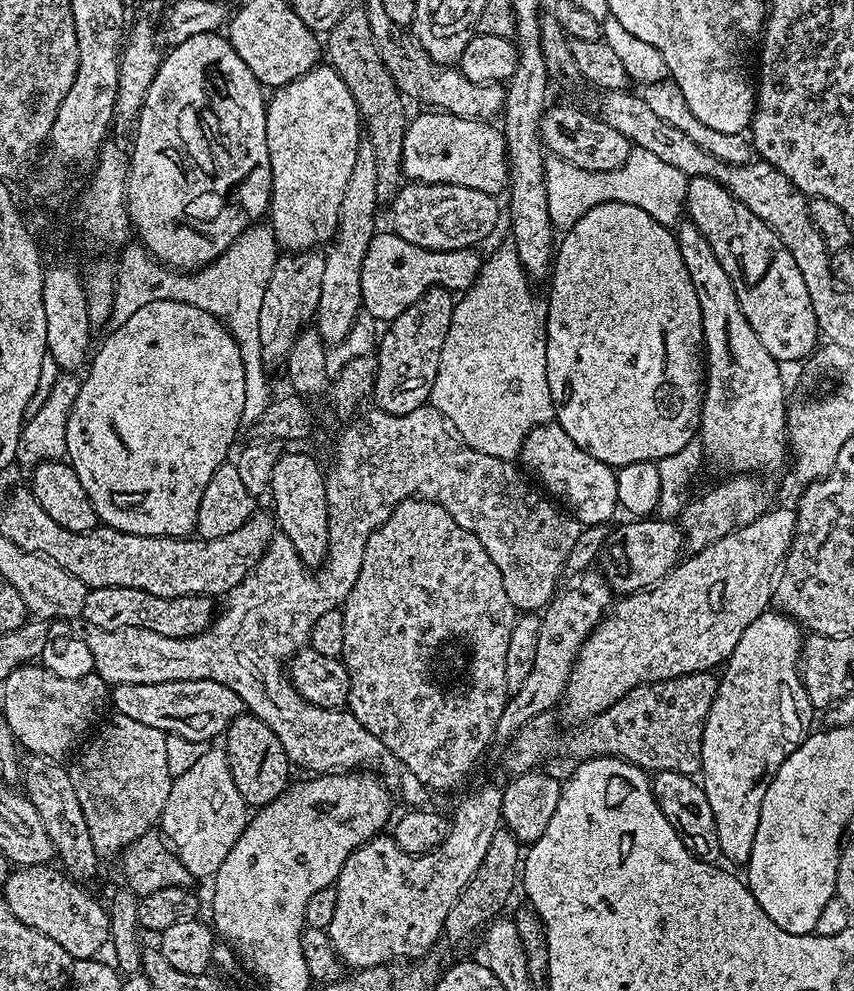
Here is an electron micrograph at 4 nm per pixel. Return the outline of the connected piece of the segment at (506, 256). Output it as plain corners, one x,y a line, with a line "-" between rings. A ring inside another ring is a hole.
512,246
500,248
492,257
485,259
480,265
480,273
472,287
467,289
455,301
452,310
452,328
448,332
448,339
442,346
440,351
440,365
438,366
438,374
434,378
434,386
430,397
431,407
436,408
446,418
450,418
450,422
454,422
456,433
468,443
469,446
476,450
482,450
482,454
490,454
494,458
502,458
503,460
515,461
520,455
520,447
530,434
530,430
534,430
543,424
553,423
556,407
552,401
550,394
550,382
546,378
546,338
548,337
548,302
547,299
538,297
532,293
534,287
533,281
526,274
526,270
522,266
522,262
518,258
516,250

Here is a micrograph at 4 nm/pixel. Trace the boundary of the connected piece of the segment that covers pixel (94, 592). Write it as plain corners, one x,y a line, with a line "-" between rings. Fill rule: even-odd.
102,586
101,588
89,588
80,616
87,624
93,624
102,630
126,630
126,626
138,626
142,630
154,630
154,634
162,634
166,638
190,638
191,636
201,636
211,626
214,619
212,604
214,604
214,600
210,596
158,598
158,594
146,594
146,590

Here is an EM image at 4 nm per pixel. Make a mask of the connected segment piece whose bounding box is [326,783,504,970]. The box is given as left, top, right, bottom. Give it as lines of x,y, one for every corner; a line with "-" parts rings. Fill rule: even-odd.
498,783
484,784
481,788
476,788
460,805
456,808
456,813
451,813
450,827
448,837
441,842
432,852
423,852
421,856
411,856
406,850
402,850
396,845
395,839
391,835
381,834
375,836
373,840
368,840
361,848
356,848
350,854
350,858
346,858
344,868
340,872
340,877
334,885
338,894
338,910
334,910
334,922
330,922
327,928
327,934
332,939
332,949
337,956
341,957
345,965
350,966
349,969
357,970
368,967
378,967
380,965
392,966
395,960
398,962
416,962
421,958
427,957
428,951
436,944
436,939
441,939
444,931
444,919
446,914
450,914
450,906
454,906
454,902
458,902
458,894
462,894
462,890
466,886
466,882
470,882
470,878
474,878
474,870
478,870
478,866
482,866
482,858
486,855
486,849
490,846
490,842
494,839
494,834
502,827
502,796
504,794
503,787

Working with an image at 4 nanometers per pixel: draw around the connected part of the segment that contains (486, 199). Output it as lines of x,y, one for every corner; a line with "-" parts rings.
408,182
400,189
400,193
396,195
396,199
392,201
390,205
390,211
392,211
392,224
396,235
406,238
406,242
410,242
414,246
419,248
429,248
435,252
453,252
459,248
471,248
479,245
479,240
484,240
492,231
496,228
496,223
502,220
502,208
496,205
497,197
491,192
483,192
482,190
470,190
466,186
454,186
453,184
417,184
415,182

